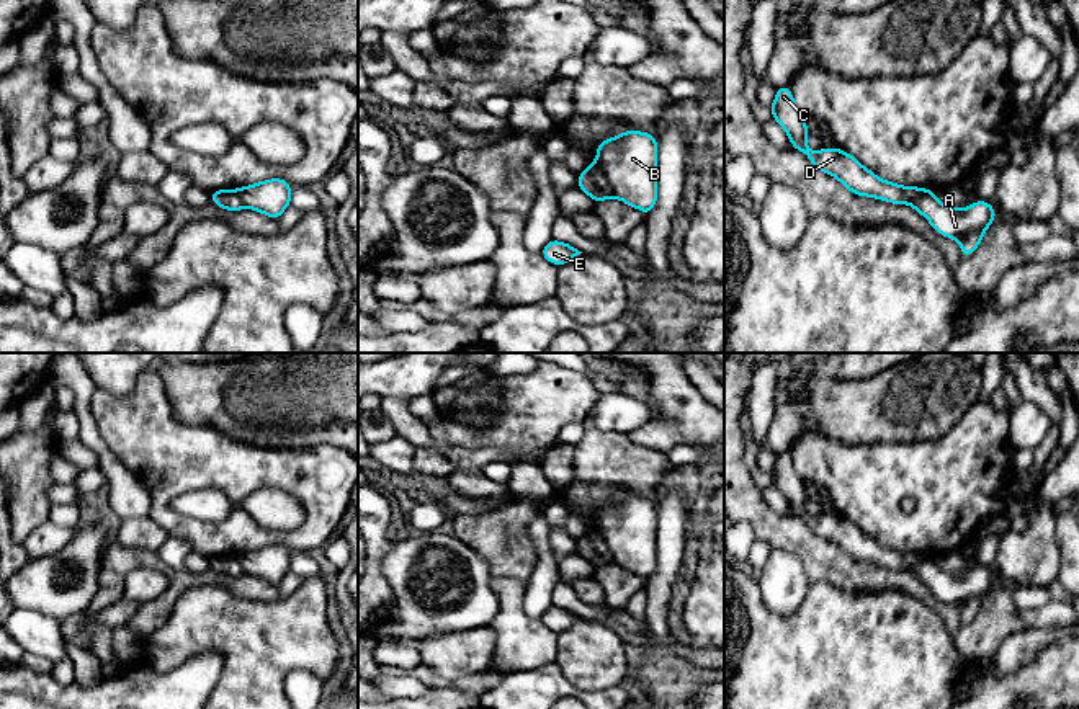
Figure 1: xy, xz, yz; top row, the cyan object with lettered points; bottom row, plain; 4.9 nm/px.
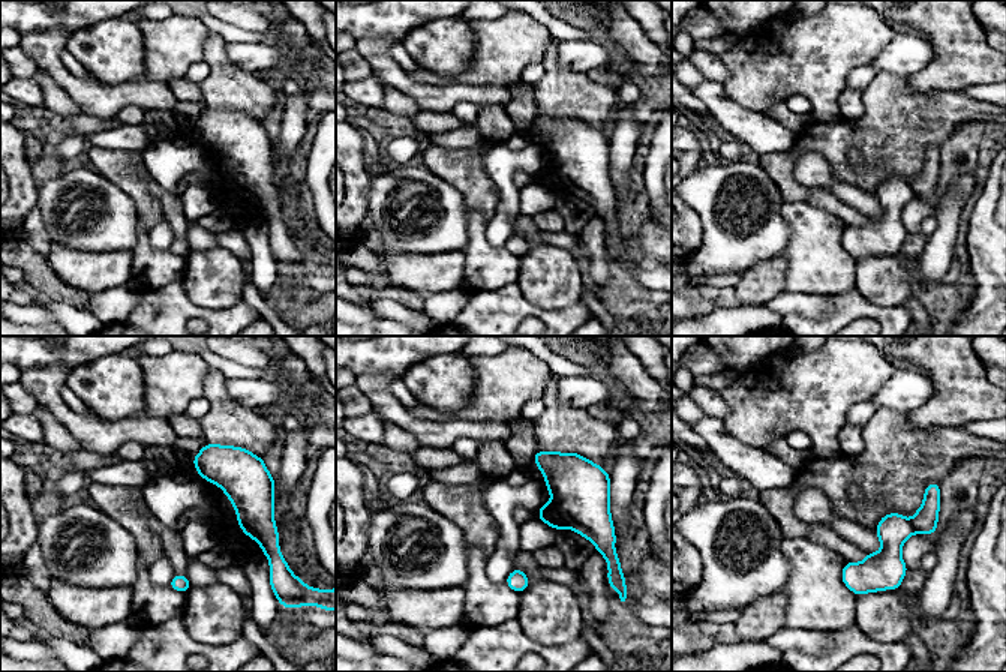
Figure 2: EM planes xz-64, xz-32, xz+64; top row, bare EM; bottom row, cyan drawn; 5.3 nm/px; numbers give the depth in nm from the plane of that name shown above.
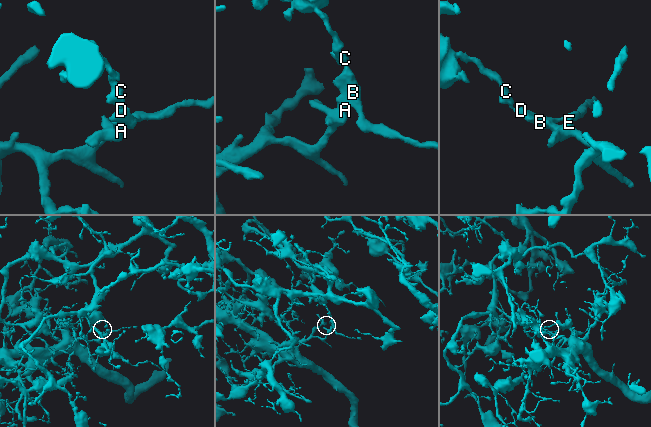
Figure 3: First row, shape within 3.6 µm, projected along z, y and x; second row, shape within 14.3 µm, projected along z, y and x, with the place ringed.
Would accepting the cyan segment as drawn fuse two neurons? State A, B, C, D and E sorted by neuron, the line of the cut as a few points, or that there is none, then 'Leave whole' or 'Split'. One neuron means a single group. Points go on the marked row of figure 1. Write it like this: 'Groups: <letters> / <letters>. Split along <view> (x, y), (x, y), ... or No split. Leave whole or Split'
Groups: A E / B C D. Split along xz (595, 162), (615, 195). Split

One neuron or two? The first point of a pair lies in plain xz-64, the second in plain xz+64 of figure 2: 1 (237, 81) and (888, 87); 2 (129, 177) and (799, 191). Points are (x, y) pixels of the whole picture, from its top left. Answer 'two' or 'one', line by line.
1: one
2: one

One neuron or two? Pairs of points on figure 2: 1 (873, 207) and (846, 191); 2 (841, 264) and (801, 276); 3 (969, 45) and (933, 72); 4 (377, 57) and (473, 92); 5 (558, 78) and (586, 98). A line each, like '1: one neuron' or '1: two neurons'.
1: one neuron
2: one neuron
3: one neuron
4: one neuron
5: one neuron

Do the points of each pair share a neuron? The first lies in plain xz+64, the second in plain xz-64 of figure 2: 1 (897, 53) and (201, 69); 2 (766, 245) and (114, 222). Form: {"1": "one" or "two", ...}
{"1": "two", "2": "one"}

